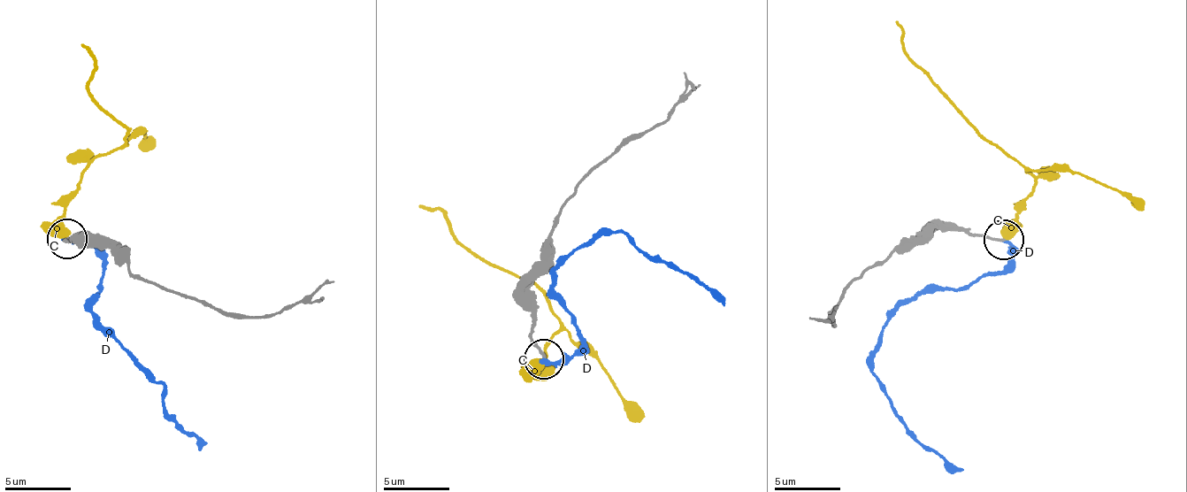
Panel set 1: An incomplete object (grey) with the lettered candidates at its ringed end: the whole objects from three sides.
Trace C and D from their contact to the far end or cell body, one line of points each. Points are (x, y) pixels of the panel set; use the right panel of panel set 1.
C: (1004, 239), (1014, 210), (1035, 180), (928, 79), (904, 50), (904, 38), (895, 22)
D: (1004, 242), (1015, 249), (1006, 267), (902, 298), (874, 359), (907, 429), (964, 470)

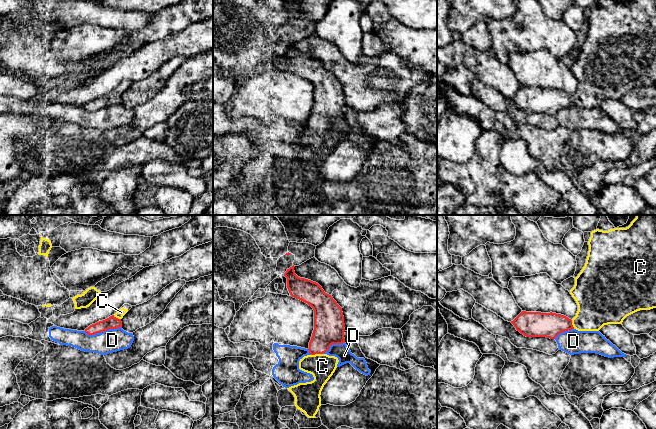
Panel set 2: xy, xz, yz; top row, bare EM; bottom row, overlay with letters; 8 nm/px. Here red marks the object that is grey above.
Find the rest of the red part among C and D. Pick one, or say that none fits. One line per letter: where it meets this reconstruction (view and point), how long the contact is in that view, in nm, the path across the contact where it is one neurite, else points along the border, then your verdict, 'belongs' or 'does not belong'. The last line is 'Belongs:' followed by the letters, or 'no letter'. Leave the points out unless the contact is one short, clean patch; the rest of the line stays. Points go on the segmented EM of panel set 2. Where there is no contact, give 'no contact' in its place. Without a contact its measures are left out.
C: contact xz (316, 353); length 100 nm; way xz (329, 329), (317, 346), (316, 353), (317, 361), (322, 366); belongs
D: contact xy (102, 331); length 300 nm; border xy (121, 326), (93, 334), (87, 334), (84, 331); does not belong
Belongs: C

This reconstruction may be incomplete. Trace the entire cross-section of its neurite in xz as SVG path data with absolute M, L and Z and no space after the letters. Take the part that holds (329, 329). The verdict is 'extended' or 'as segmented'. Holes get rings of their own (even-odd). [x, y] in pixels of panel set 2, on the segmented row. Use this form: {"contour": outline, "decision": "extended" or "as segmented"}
{"contour": "M294 265L287 269L287 288L290 295L314 310L314 330L309 342L309 355L299 361L299 369L313 375L314 380L287 388L295 397L295 406L308 418L316 418L321 406L321 391L333 375L339 362L326 352L332 344L345 343L342 308L322 287L295 274Z", "decision": "extended"}

